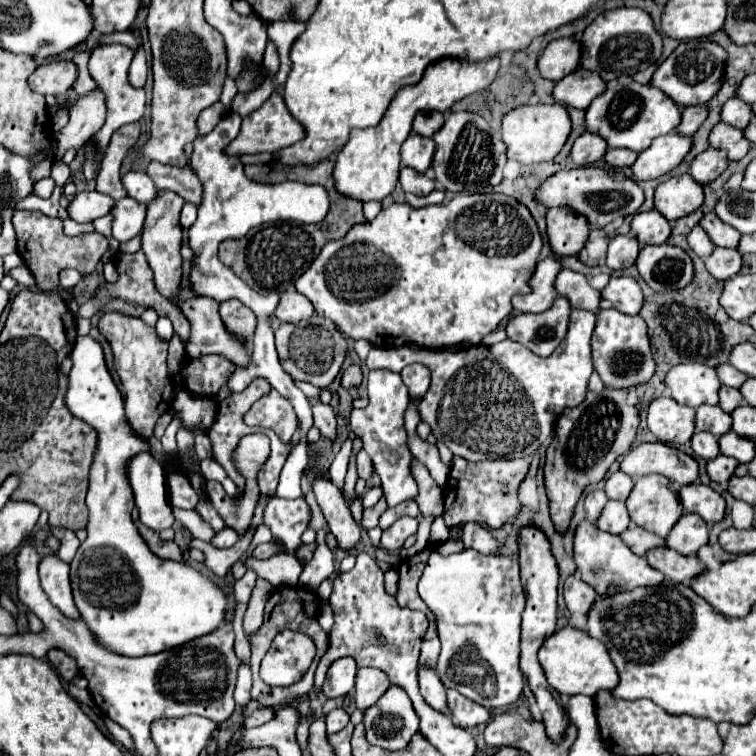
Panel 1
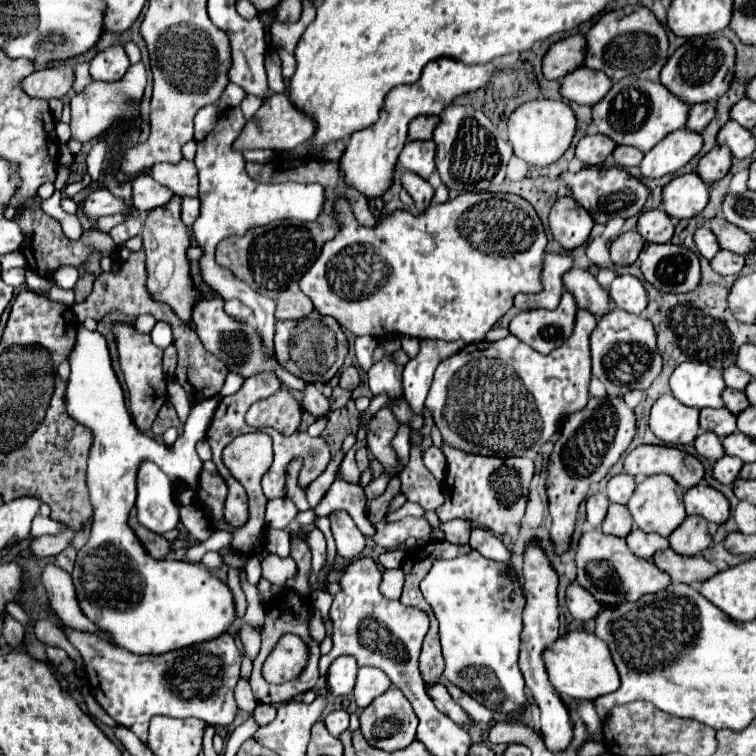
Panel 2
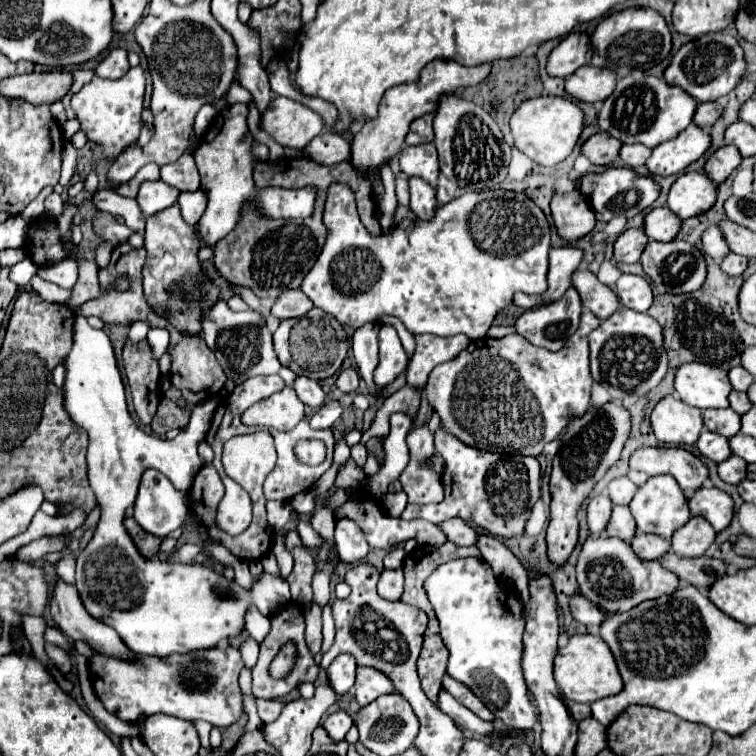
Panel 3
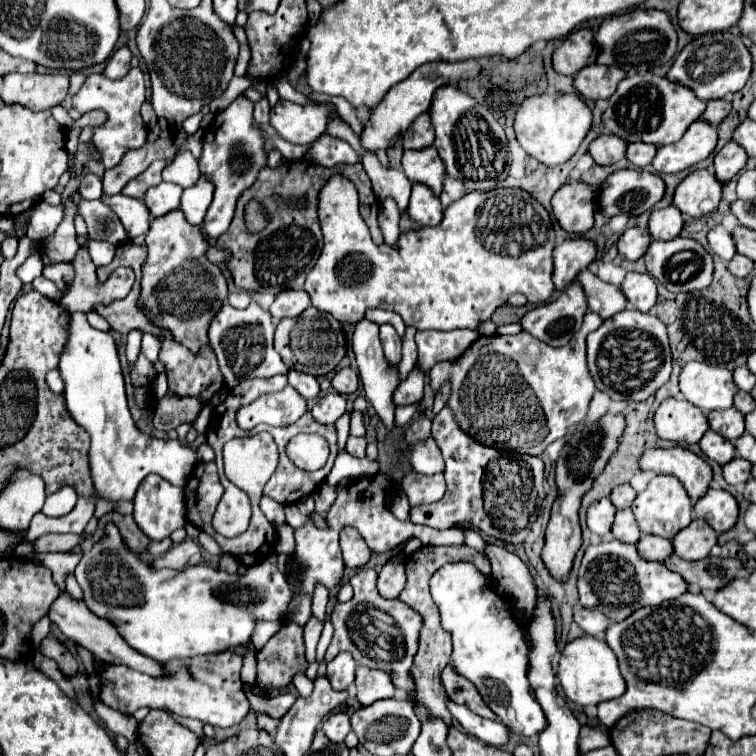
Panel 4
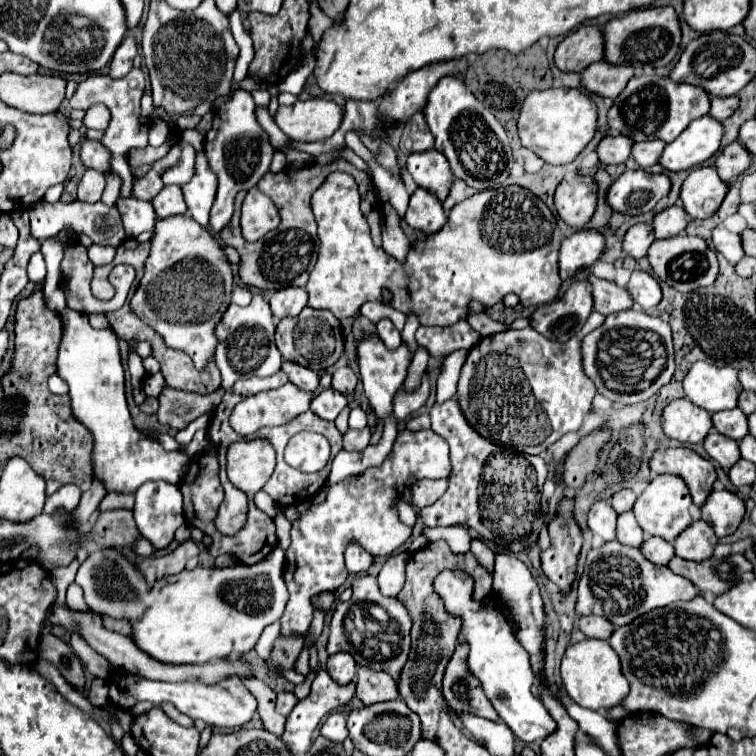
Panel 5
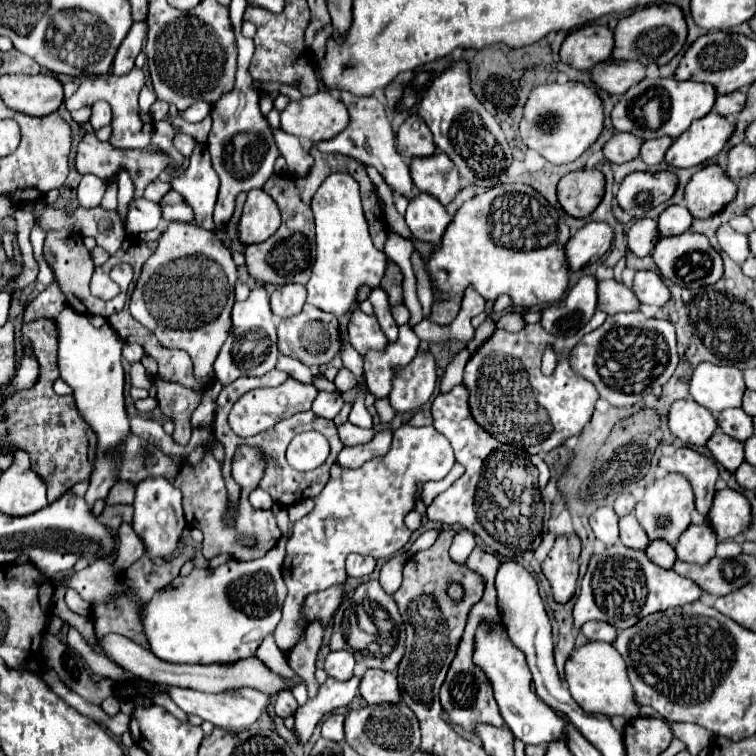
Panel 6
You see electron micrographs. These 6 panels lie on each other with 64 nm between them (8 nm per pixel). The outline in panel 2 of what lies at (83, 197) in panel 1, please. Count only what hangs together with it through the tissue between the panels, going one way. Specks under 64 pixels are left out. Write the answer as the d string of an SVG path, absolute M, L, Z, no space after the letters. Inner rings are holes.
M106 188L102 190L94 190L86 200L84 200L84 212L86 216L92 218L100 218L100 216L108 216L108 214L116 214L116 212L130 212L130 206L126 200L112 196Z

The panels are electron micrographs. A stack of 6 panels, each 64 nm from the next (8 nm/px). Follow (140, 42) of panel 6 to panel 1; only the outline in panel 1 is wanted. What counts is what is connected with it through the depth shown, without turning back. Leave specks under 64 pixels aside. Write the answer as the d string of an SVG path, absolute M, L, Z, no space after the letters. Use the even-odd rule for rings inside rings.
M106 44L106 46L98 46L88 62L90 68L90 76L94 78L94 82L104 90L106 94L106 104L108 104L108 118L106 124L102 126L102 130L94 136L94 144L96 144L96 152L102 154L108 148L110 136L124 124L130 122L138 122L144 114L144 106L146 106L146 96L142 88L132 88L128 82L128 68L130 62L134 58L134 52L130 48L126 48L124 44Z

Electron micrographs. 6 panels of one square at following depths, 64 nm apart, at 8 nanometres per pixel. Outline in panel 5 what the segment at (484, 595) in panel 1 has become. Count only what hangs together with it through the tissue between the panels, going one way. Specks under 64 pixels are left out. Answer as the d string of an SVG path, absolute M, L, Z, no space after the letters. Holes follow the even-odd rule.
M444 570L436 582L436 592L446 604L446 610L452 616L462 618L462 630L458 636L458 642L470 644L468 654L468 666L472 674L482 682L482 688L486 696L492 700L492 706L496 708L498 716L508 724L508 728L514 732L516 738L522 742L540 742L544 736L556 732L556 720L550 716L550 712L544 708L544 704L532 696L532 684L534 684L534 672L528 664L528 652L516 644L516 638L512 636L512 628L502 614L502 610L494 604L484 606L484 602L472 600L472 578L460 570L450 572Z

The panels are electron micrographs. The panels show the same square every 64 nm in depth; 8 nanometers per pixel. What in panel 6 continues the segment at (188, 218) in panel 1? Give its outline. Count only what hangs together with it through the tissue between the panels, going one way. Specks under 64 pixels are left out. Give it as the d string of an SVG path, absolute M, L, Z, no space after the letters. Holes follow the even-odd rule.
M196 144L186 172L182 176L168 178L168 182L194 208L196 224L200 228L215 232L218 227L212 220L212 212L218 196L218 176L210 164L208 148L204 144Z

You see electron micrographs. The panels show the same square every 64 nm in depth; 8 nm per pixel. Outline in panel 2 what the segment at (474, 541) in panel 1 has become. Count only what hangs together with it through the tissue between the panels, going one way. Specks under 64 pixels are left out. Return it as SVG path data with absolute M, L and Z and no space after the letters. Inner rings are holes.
M474 528L474 530L472 530L470 546L472 546L474 550L478 550L484 558L490 558L490 560L494 560L494 562L504 562L504 564L512 566L510 550L502 544L502 540L500 540L498 536L494 536L494 534L488 532L488 530Z

